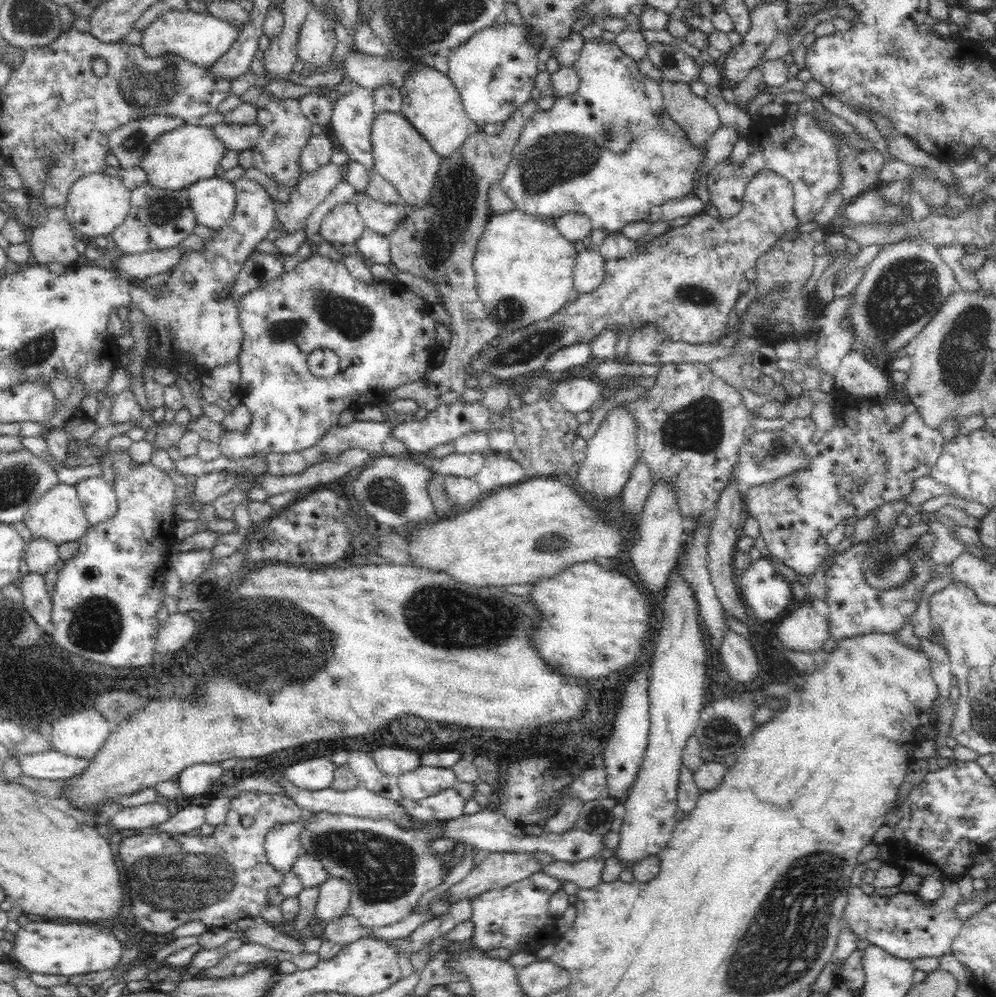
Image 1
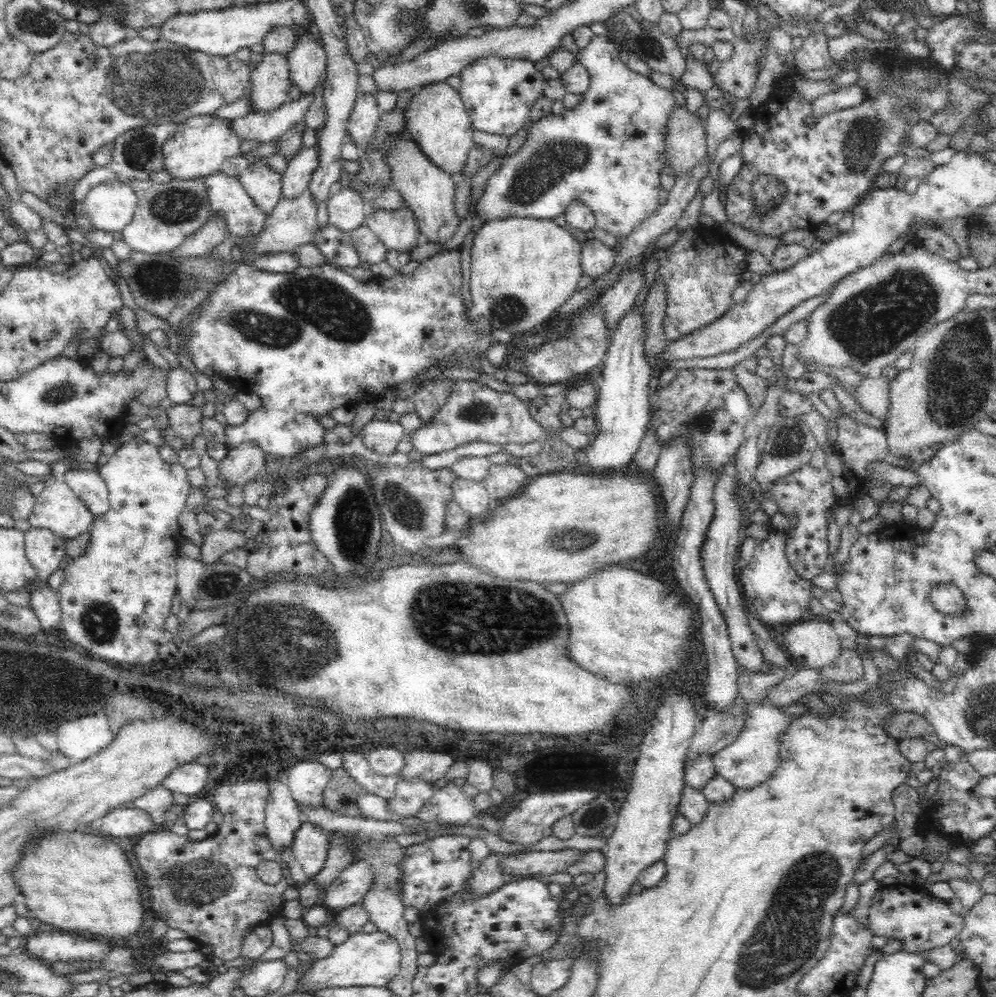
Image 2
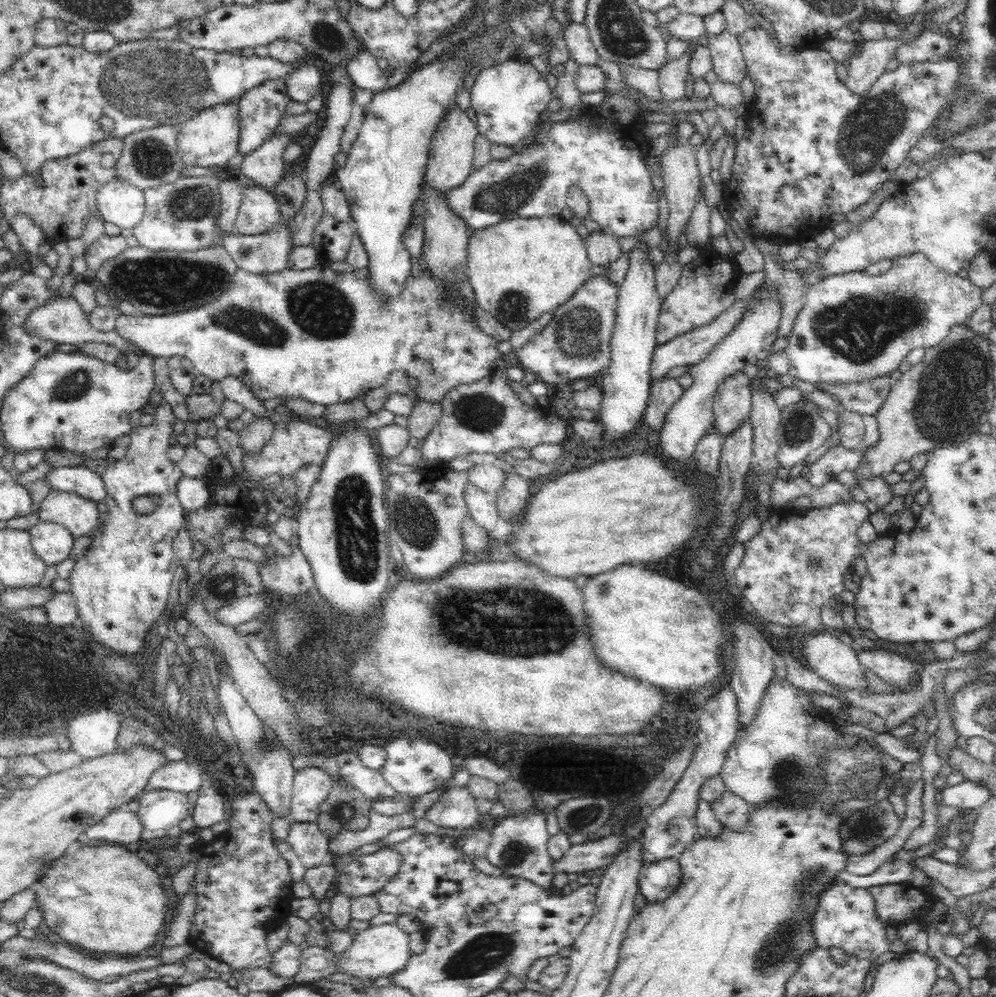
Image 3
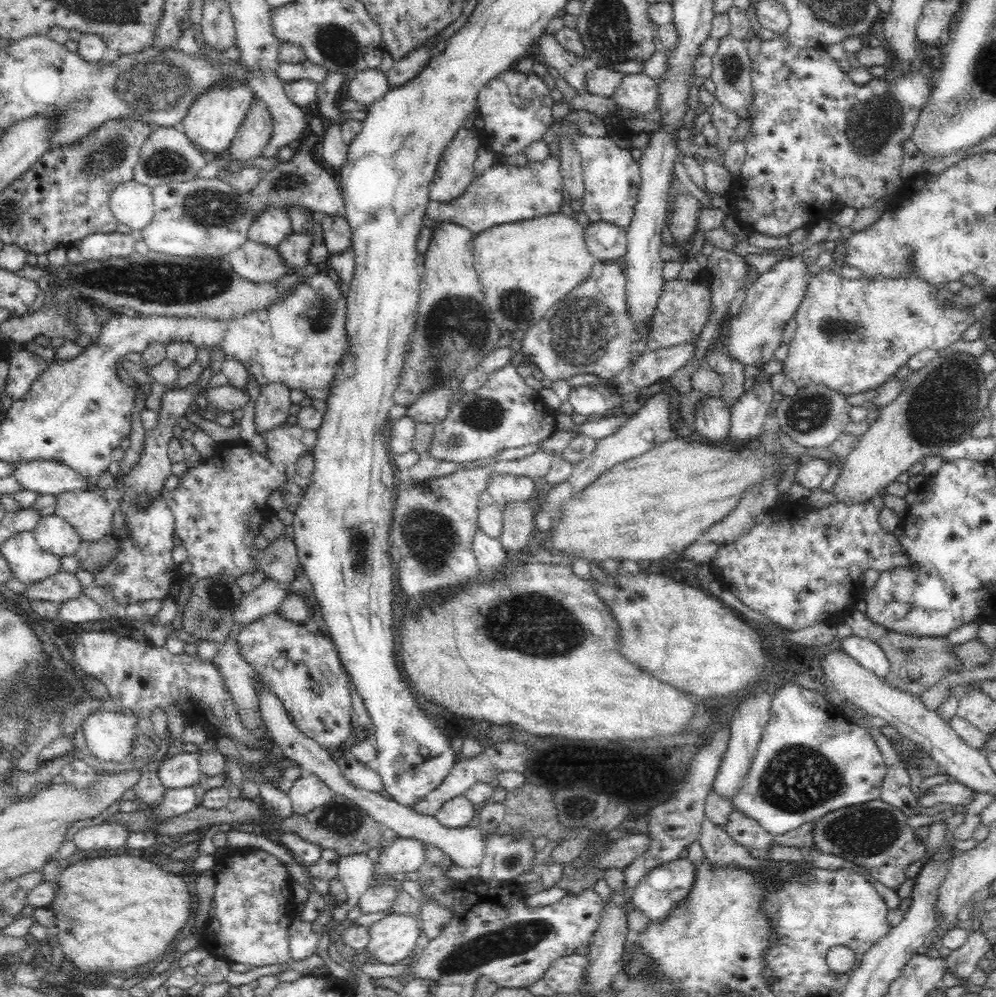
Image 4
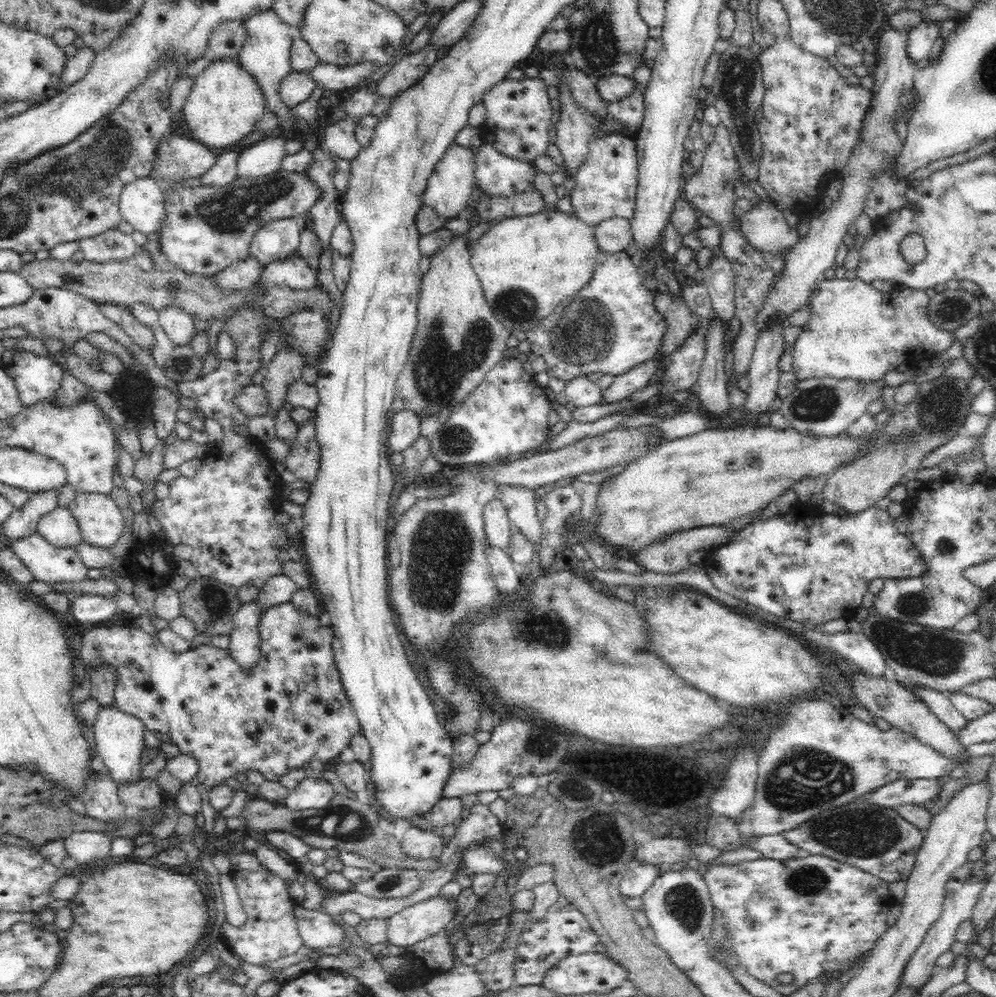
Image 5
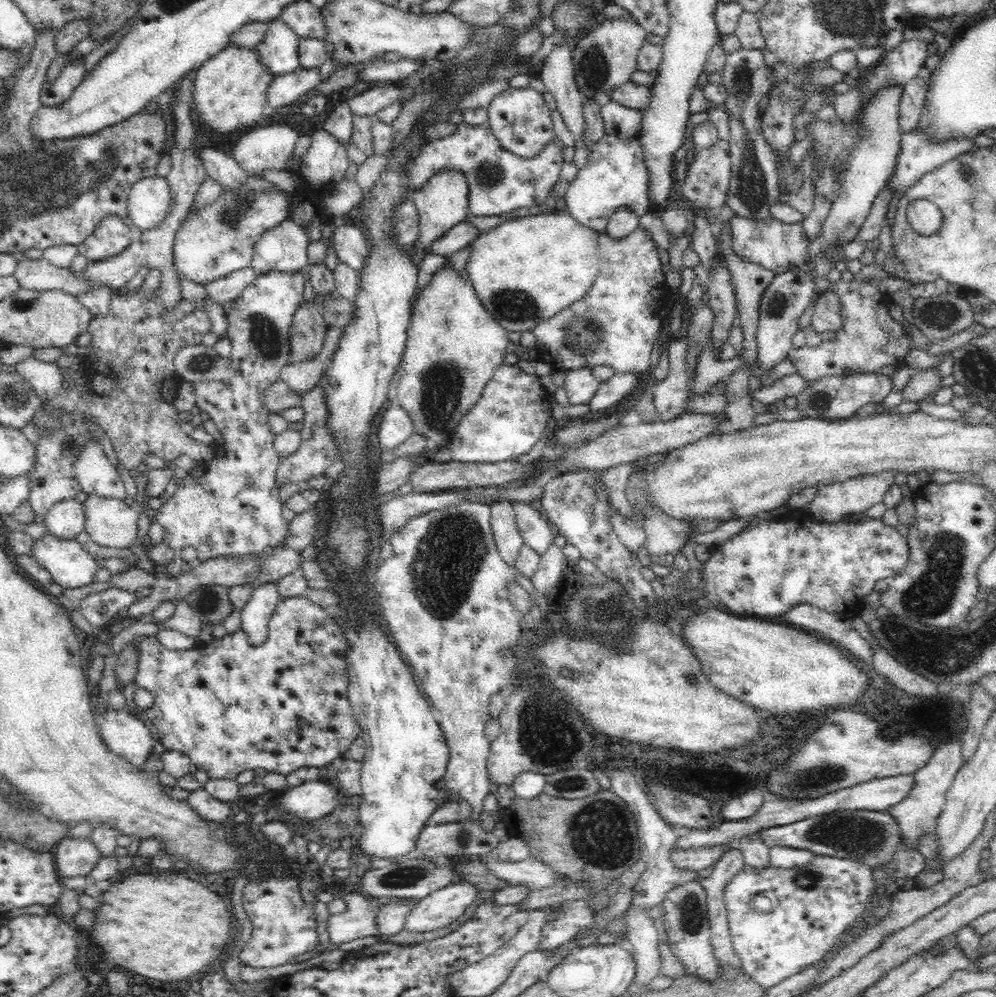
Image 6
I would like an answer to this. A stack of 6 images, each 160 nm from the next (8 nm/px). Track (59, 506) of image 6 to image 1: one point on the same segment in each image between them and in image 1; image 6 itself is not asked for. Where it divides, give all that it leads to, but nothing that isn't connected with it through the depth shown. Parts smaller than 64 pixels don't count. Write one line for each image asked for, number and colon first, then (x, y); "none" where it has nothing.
1: (40, 555)
2: (45, 549)
3: (52, 542)
4: (55, 535)
5: (59, 527)

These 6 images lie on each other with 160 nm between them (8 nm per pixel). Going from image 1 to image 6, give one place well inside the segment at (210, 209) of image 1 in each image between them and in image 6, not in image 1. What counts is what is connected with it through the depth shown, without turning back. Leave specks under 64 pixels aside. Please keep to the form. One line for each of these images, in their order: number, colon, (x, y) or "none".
2: (227, 196)
3: (259, 213)
4: (272, 227)
5: (277, 241)
6: (283, 249)

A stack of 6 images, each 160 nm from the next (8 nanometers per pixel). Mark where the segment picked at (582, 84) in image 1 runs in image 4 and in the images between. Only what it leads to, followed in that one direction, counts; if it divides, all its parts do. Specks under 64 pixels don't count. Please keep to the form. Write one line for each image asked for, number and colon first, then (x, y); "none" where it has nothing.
2: (607, 152)
3: (590, 151)
4: (503, 194)

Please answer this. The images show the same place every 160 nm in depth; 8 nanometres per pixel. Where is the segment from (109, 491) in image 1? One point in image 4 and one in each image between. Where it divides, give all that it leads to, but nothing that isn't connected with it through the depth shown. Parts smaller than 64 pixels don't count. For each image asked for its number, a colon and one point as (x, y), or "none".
2: (88, 485)
3: (81, 480)
4: (46, 477)

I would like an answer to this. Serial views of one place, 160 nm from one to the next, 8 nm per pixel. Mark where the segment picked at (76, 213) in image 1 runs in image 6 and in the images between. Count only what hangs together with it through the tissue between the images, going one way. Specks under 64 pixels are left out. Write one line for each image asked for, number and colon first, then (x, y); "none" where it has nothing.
2: (110, 206)
3: (120, 203)
4: (131, 203)
5: (141, 202)
6: (149, 202)

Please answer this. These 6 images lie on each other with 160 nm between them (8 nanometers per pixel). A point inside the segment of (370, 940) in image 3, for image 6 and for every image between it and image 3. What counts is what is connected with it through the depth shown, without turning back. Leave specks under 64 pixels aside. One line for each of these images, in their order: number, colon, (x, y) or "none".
4: (392, 938)
5: (424, 919)
6: (441, 907)

